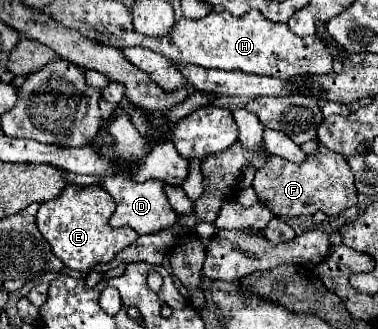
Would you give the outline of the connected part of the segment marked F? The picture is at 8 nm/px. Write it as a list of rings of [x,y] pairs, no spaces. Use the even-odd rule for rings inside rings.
[[[322,144],[318,154],[308,156],[308,160],[300,166],[280,156],[270,156],[266,166],[254,174],[252,188],[256,190],[260,202],[270,208],[276,216],[312,216],[318,210],[328,216],[338,216],[358,202],[354,178],[348,170],[344,156],[328,150]]]

